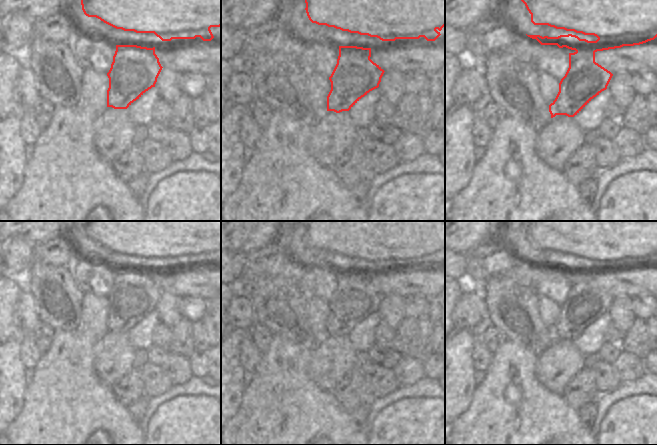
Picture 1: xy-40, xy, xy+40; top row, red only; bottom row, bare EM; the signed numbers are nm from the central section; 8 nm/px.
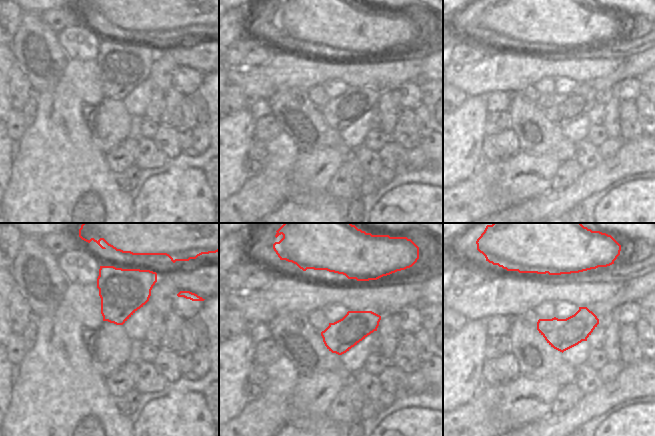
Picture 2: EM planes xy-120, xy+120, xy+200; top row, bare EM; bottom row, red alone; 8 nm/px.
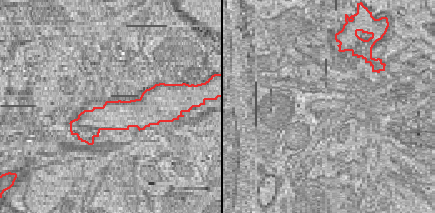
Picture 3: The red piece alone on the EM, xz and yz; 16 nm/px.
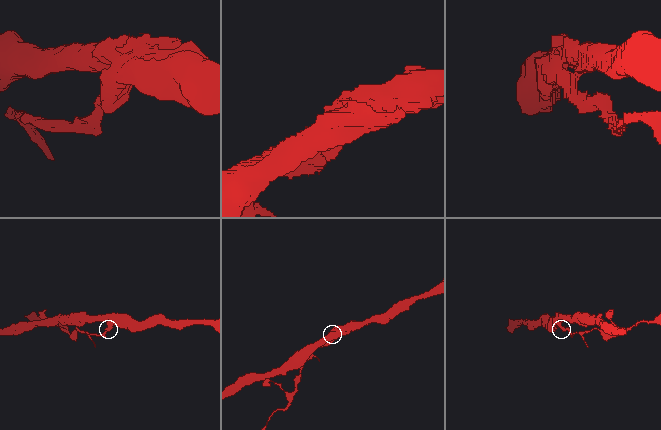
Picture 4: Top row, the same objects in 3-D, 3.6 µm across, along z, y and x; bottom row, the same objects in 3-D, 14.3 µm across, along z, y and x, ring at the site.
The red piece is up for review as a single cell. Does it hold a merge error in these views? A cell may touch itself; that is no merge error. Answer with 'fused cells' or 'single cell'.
fused cells

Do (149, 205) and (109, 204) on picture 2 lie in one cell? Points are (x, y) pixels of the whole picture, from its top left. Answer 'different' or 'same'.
different

